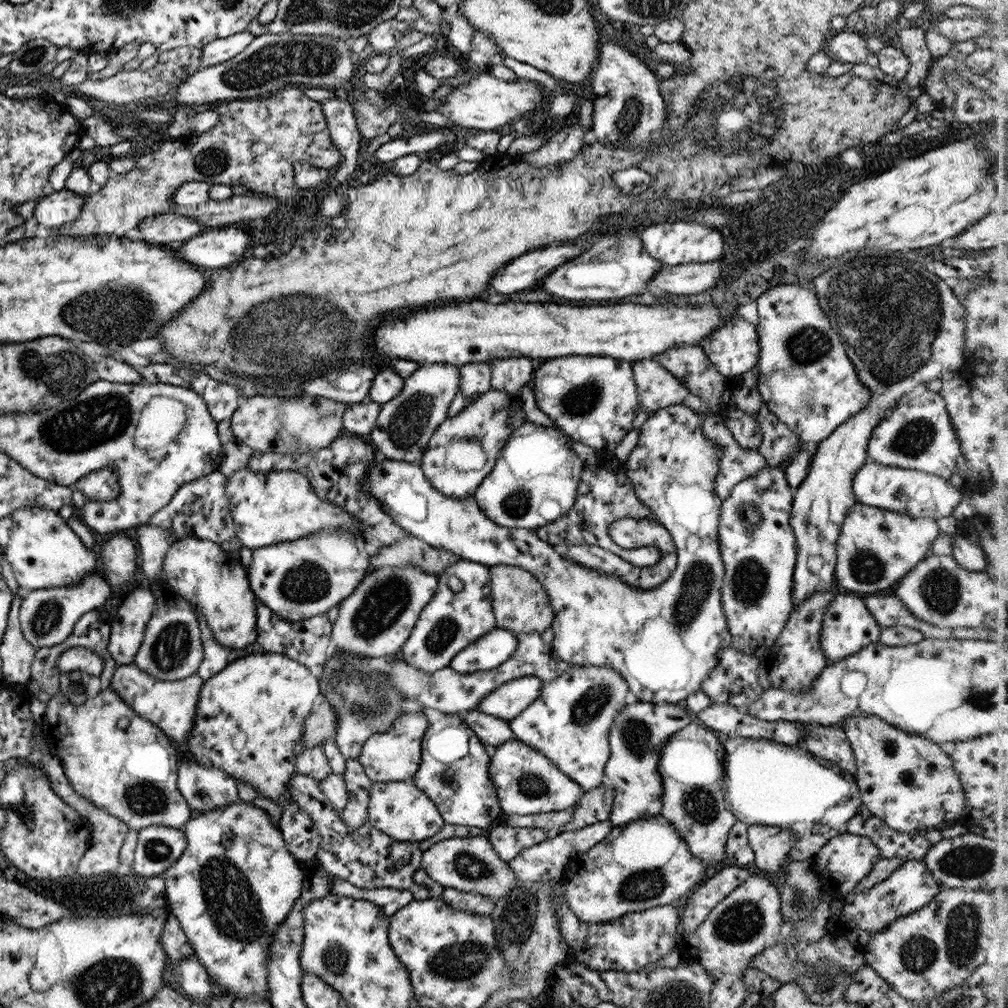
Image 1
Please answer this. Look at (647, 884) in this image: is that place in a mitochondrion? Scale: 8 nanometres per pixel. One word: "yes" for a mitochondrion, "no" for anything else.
yes

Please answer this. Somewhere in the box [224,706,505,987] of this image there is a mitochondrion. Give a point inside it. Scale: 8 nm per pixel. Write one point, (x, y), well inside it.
(461, 960)

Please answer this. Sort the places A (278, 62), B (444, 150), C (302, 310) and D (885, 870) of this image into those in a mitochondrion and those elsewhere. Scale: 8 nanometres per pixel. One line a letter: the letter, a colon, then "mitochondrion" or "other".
A: mitochondrion
B: other
C: mitochondrion
D: other

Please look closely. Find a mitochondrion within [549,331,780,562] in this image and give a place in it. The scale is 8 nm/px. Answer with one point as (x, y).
(583, 397)

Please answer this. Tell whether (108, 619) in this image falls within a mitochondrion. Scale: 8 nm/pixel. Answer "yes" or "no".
no

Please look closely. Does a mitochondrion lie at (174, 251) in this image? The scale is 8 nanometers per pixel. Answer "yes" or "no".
no

